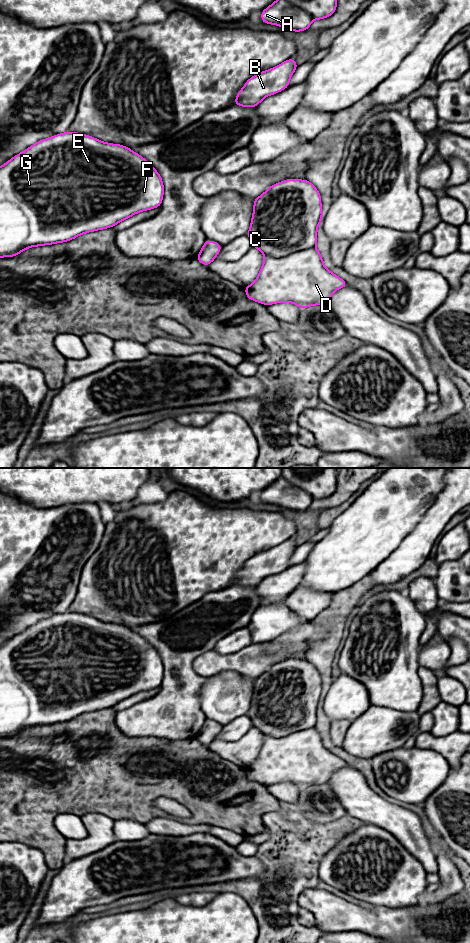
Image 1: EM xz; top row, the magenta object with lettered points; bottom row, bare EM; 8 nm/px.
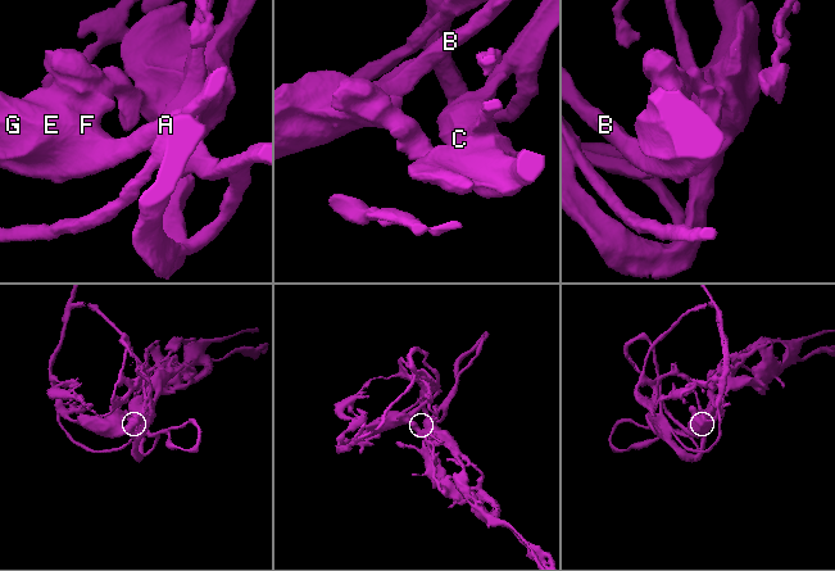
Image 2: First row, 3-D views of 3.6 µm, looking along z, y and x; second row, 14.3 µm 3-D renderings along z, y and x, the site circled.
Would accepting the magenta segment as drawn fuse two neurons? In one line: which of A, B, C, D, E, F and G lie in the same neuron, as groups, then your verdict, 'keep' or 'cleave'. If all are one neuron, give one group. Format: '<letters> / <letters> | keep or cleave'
A B C D E F G | keep

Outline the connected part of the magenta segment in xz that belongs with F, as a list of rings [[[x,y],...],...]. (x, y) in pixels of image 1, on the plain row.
[[[70,611],[40,620],[0,646],[0,738],[16,736],[30,727],[67,722],[88,712],[113,707],[136,693],[160,687],[164,671],[157,650],[126,626],[102,622],[92,616]]]

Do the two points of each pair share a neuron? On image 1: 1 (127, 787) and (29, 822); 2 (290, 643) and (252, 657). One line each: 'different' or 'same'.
1: same
2: different

